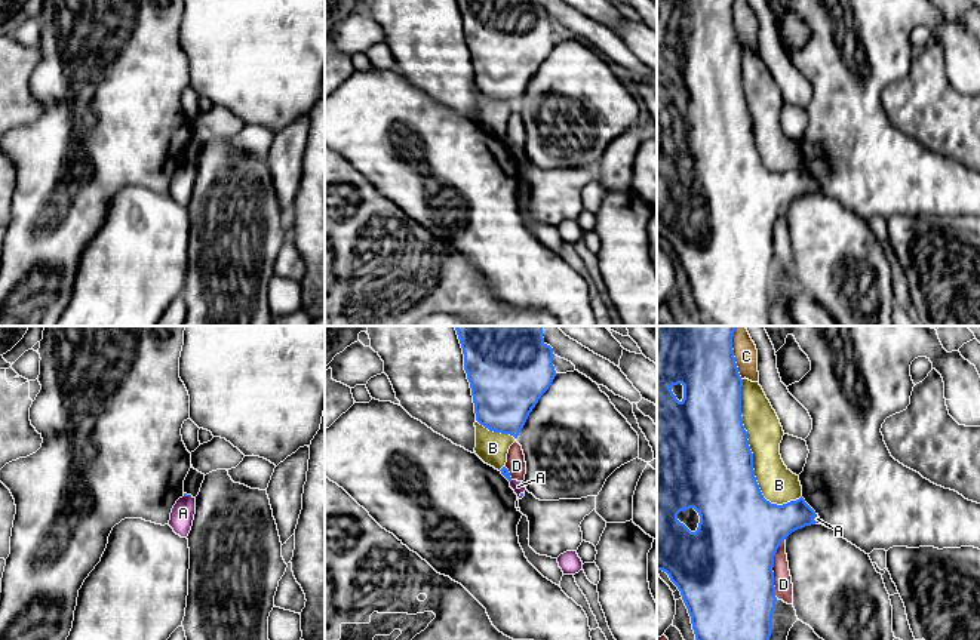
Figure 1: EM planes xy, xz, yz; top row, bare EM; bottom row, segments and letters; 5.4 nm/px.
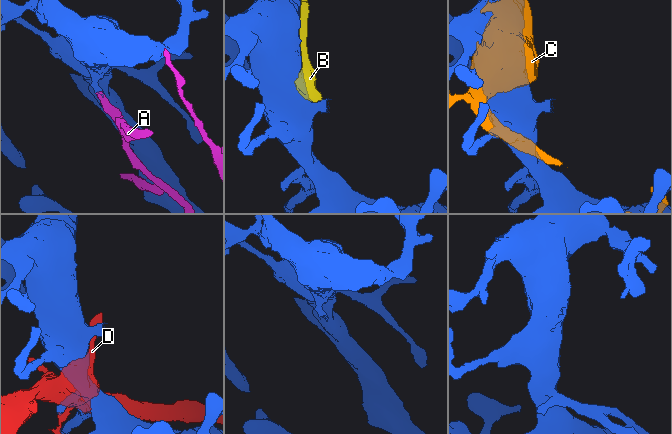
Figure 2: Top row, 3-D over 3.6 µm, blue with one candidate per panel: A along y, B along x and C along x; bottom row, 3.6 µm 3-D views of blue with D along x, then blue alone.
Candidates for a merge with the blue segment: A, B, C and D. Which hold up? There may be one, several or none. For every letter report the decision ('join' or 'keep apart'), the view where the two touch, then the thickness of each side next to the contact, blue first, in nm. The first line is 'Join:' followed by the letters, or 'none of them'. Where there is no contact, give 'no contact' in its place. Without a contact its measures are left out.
Join: none of them
A: keep apart; meets blue in yz; 220 nm thick on the blue side, 30 nm on the other
B: keep apart; meets blue in yz; 500 nm thick on the blue side, 200 nm on the other
C: keep apart; meets blue in yz; 340 nm thick on the blue side, 130 nm on the other
D: keep apart; meets blue in yz; 500 nm thick on the blue side, 100 nm on the other

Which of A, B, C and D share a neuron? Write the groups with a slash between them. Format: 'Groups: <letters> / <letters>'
Groups: A / B / C / D

